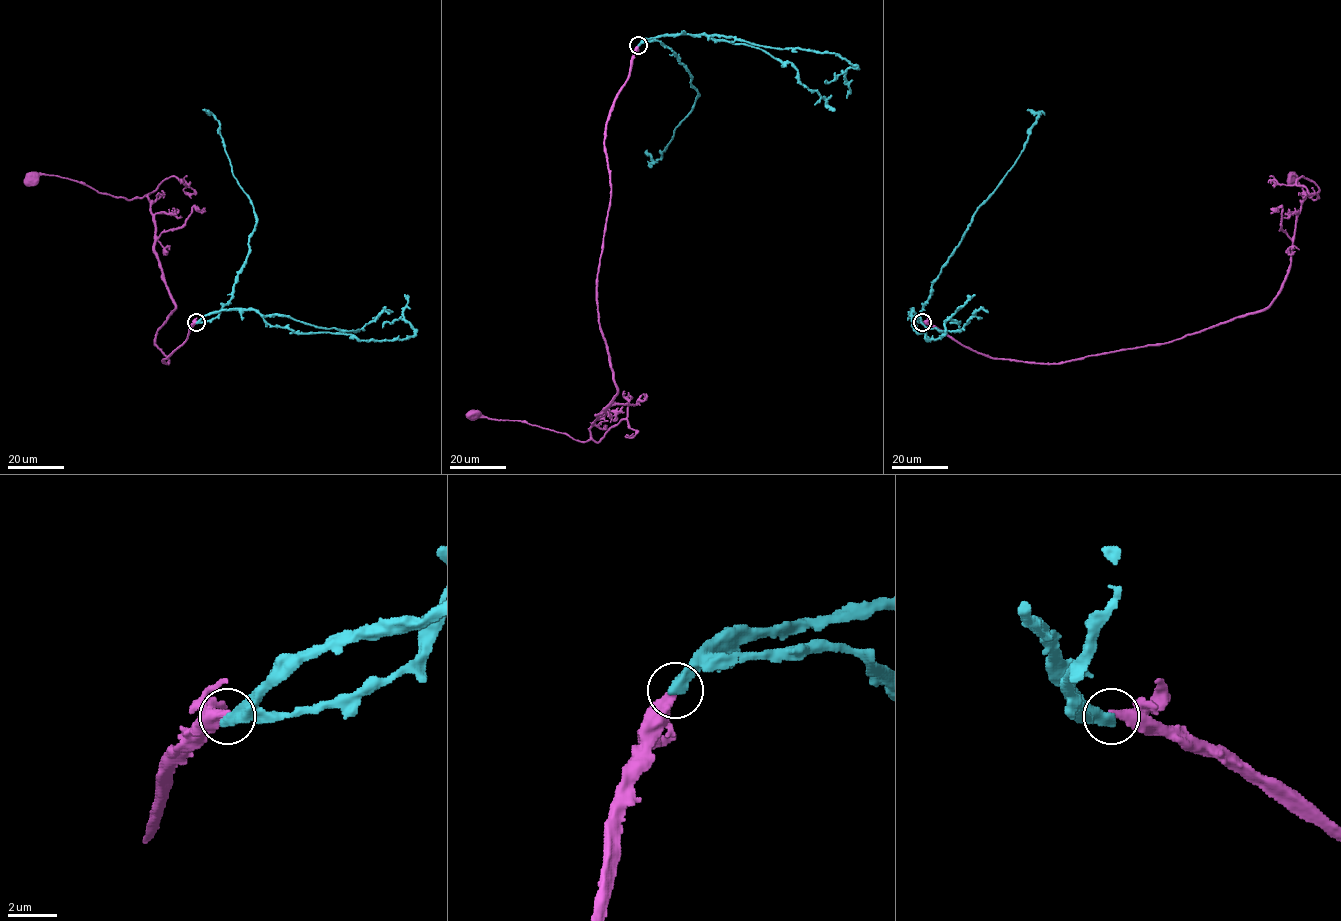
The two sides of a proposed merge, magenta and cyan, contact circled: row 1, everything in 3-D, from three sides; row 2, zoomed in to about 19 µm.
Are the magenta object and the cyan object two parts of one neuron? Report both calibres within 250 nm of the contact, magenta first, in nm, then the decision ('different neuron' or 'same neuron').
440 nm thick on the magenta side, 500 nm on the other; same neuron

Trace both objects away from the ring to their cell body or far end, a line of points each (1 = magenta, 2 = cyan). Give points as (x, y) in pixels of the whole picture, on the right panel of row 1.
1: (922, 322), (991, 357), (1062, 363), (1171, 342), (1260, 312), (1287, 272), (1301, 202), (1318, 198), (1292, 176)
2: (922, 322), (917, 317), (928, 299), (933, 281), (976, 209), (1023, 148), (1038, 114), (1027, 109)

